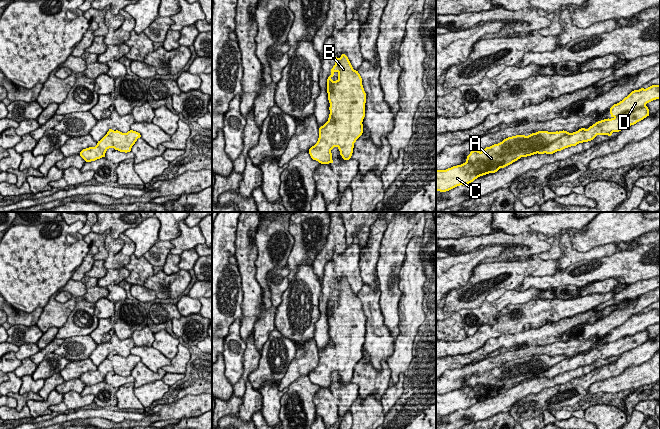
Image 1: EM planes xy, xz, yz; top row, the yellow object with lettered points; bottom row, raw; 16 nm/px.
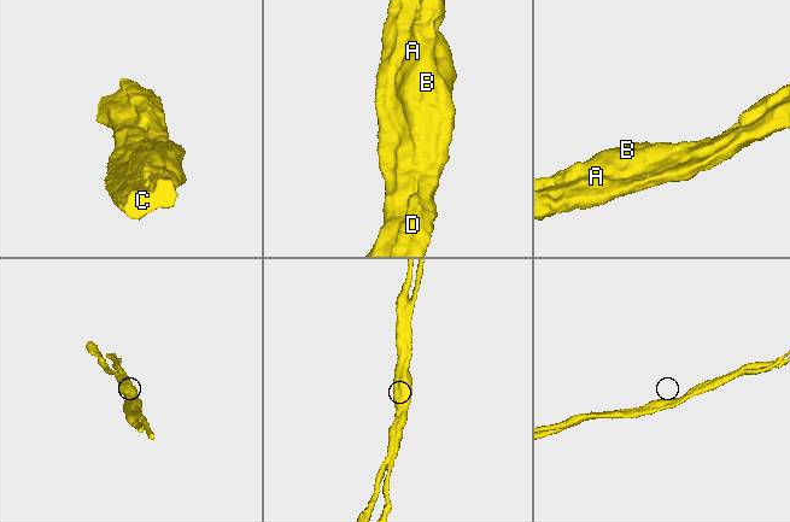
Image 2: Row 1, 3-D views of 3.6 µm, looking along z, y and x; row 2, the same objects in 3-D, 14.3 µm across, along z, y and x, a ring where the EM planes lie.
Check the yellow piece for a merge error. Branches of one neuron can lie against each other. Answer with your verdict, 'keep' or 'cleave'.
cleave

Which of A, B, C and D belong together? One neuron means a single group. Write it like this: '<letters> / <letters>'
A B D / C

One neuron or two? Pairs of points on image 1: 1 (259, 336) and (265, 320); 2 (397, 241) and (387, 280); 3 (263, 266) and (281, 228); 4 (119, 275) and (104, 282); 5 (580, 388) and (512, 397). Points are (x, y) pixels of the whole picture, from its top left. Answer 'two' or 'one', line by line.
1: one
2: one
3: one
4: one
5: two

